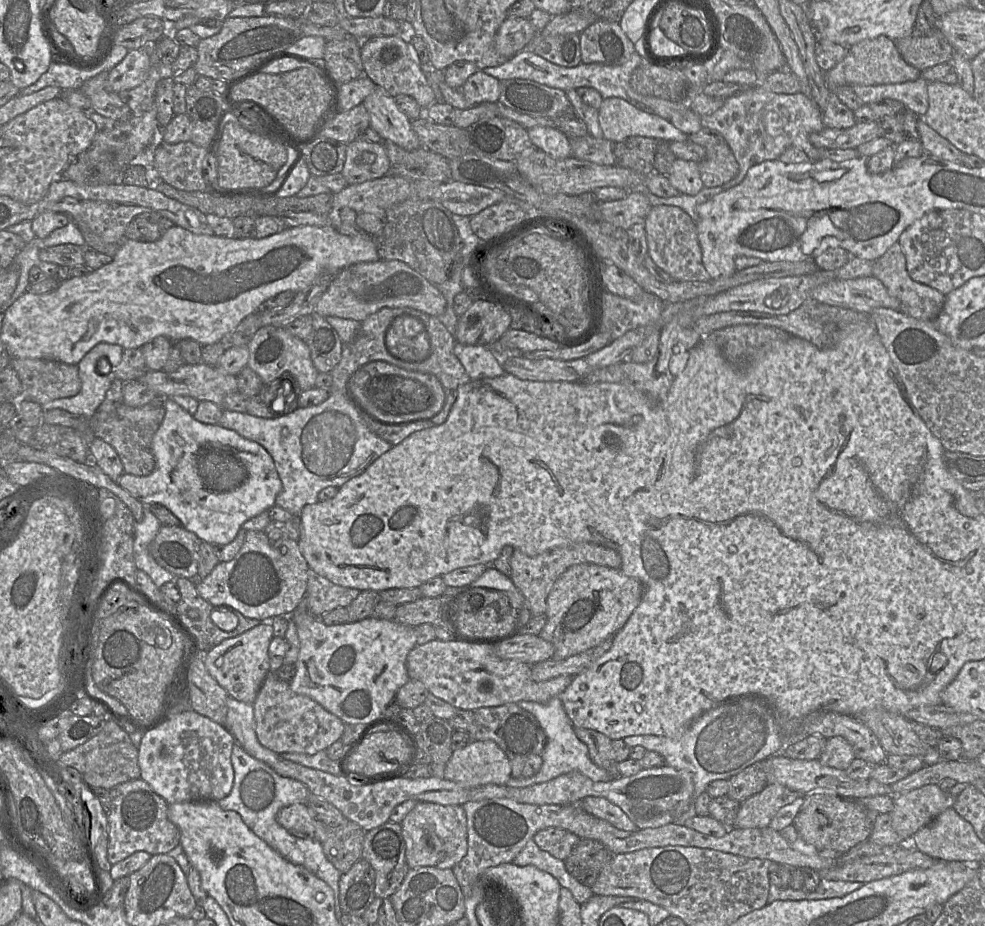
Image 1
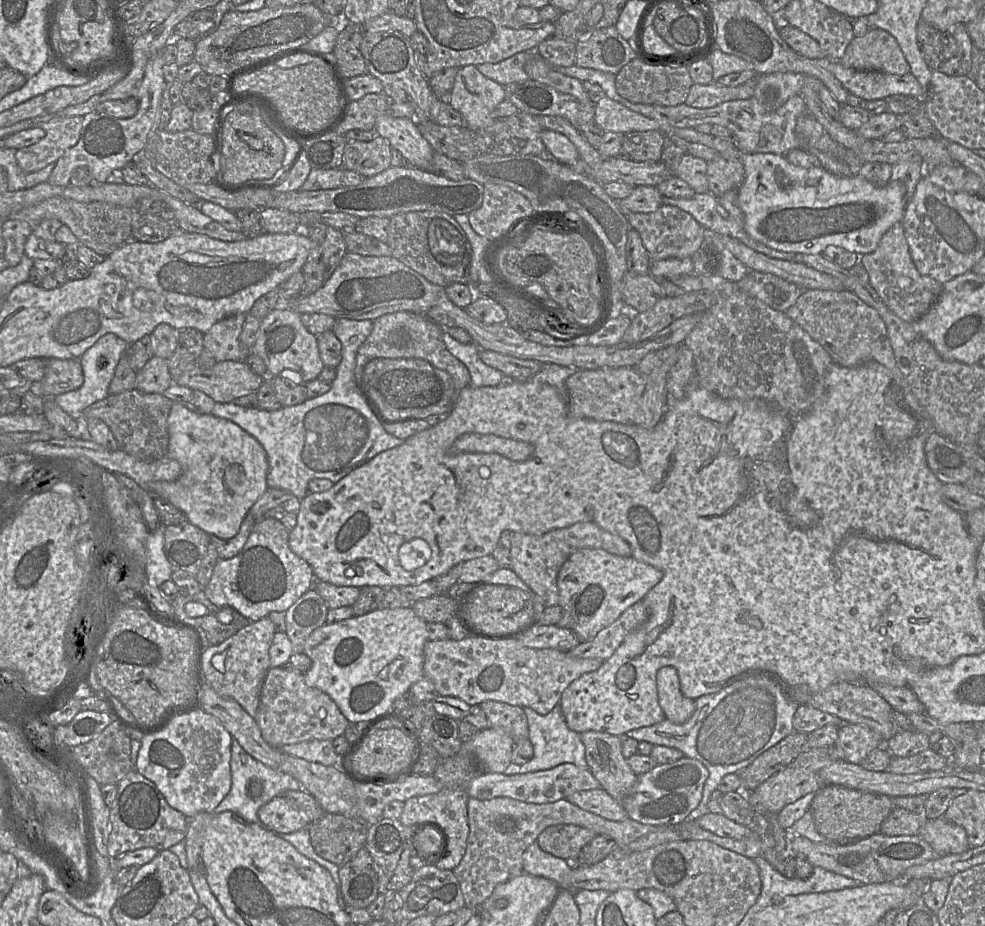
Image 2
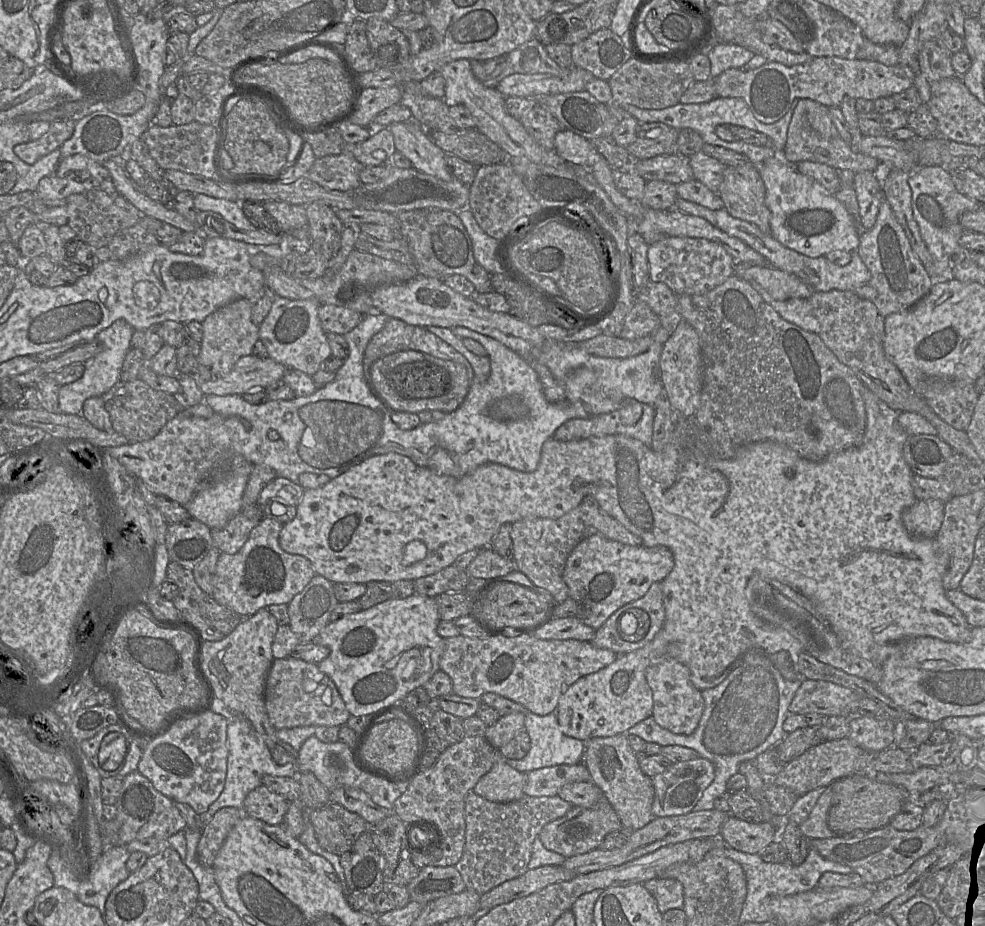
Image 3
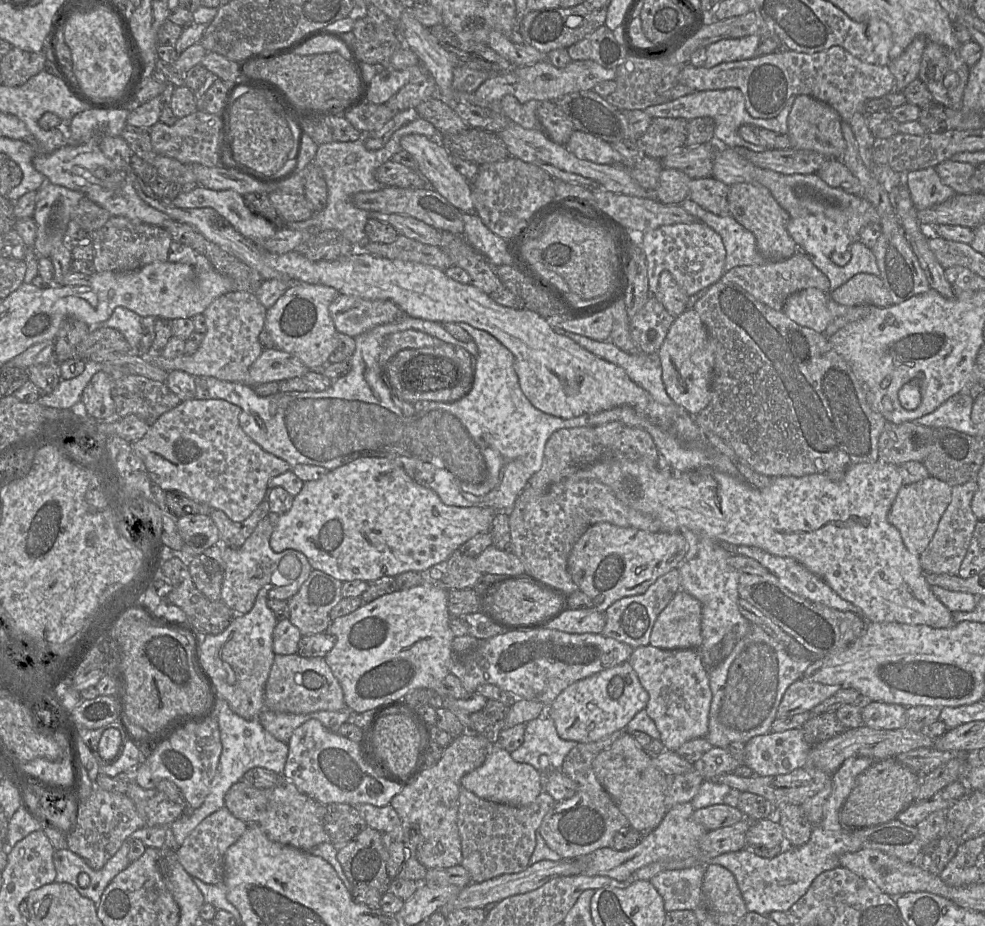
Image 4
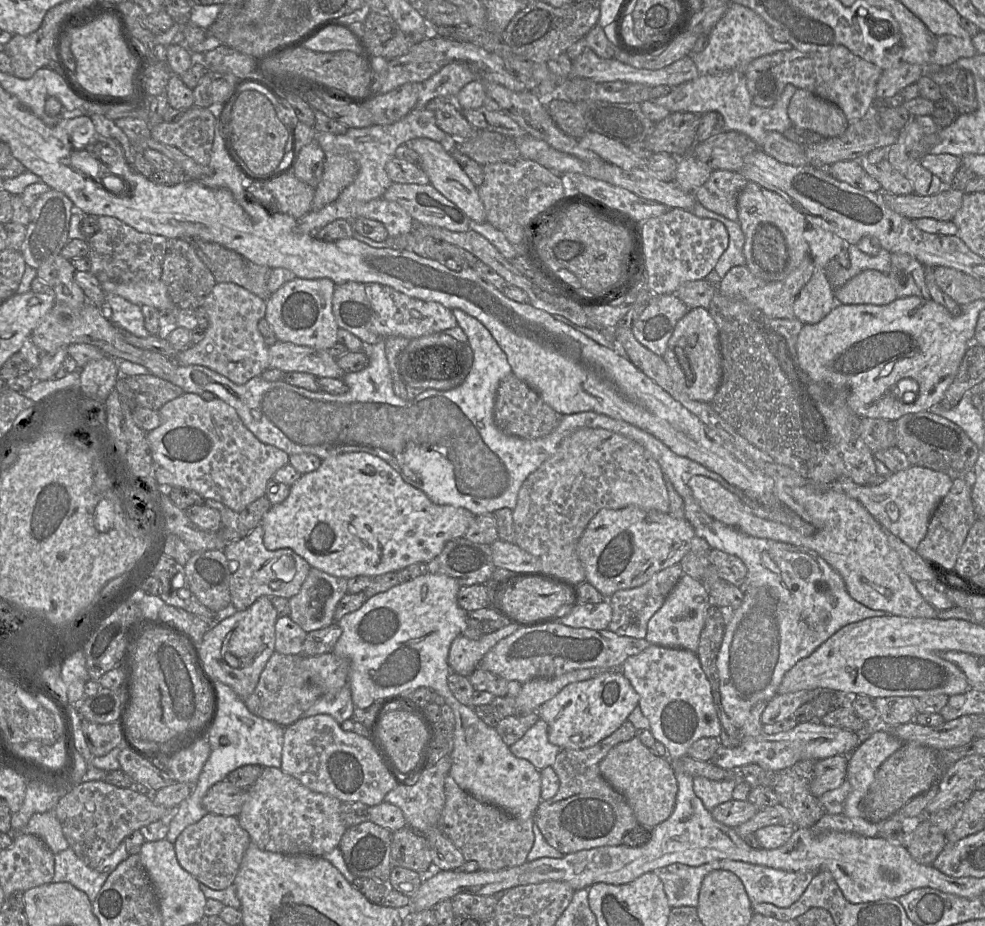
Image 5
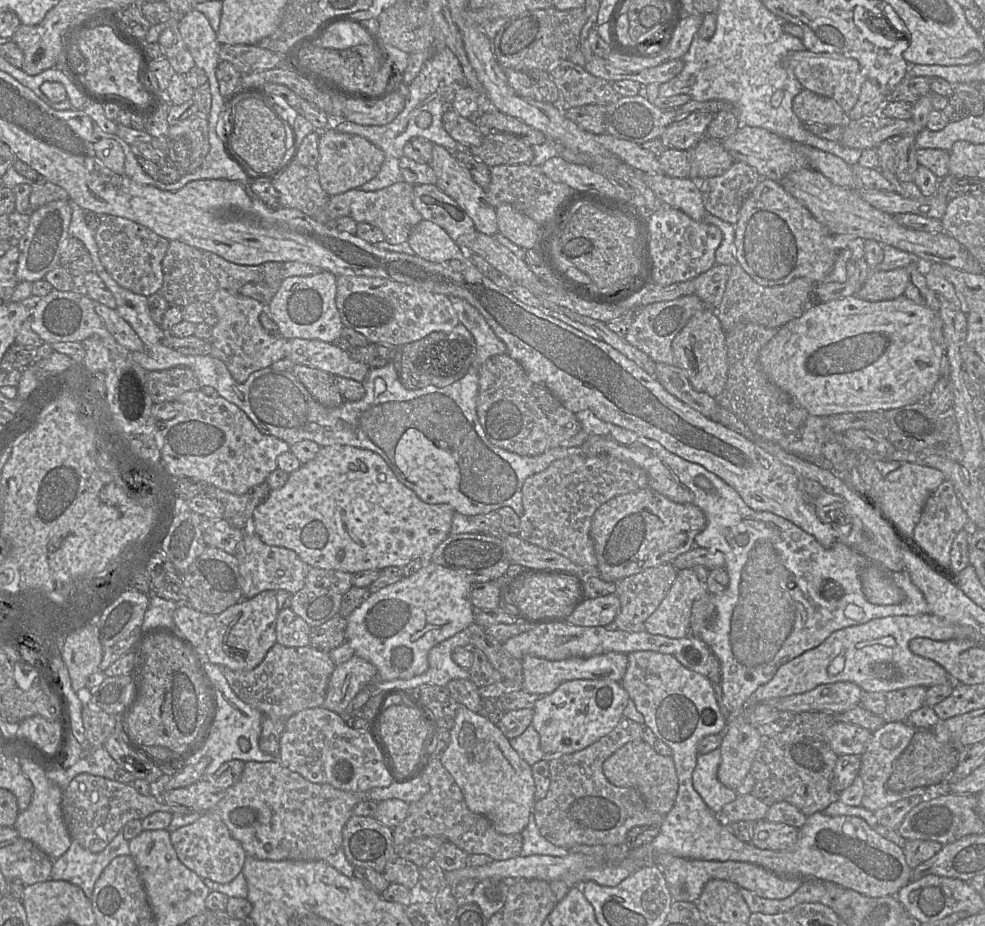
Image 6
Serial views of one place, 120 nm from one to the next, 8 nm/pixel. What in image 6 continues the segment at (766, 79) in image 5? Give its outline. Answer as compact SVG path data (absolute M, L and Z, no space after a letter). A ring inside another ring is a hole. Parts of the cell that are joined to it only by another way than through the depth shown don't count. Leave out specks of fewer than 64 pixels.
M806 49L792 51L786 57L786 65L793 70L803 88L834 99L845 113L855 106L862 85L868 80L866 71L856 59L839 53L815 53Z

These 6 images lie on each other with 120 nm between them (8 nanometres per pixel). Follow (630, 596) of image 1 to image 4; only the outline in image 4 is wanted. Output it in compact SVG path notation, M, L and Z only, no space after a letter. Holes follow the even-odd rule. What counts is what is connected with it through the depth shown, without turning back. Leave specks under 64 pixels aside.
M608 522L590 526L573 546L568 558L568 571L578 589L593 602L593 608L605 613L619 599L640 595L661 576L683 563L687 541L681 532L649 532L634 527L619 527Z

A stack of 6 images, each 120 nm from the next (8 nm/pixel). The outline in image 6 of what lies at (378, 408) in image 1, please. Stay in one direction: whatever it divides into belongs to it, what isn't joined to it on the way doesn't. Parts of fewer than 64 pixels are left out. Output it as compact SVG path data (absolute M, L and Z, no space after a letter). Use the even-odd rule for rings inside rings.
M433 332L401 347L401 382L404 386L409 389L419 389L429 385L444 387L466 374L474 360L473 348L470 343L458 347L457 341L443 341L448 338L449 335L444 332Z

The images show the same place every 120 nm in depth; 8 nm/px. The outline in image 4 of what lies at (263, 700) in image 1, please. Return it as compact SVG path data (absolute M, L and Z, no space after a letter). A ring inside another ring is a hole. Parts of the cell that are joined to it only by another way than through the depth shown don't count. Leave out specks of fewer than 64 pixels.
M299 654L277 655L265 685L265 708L276 713L308 714L338 711L346 707L344 693L325 657L307 658Z

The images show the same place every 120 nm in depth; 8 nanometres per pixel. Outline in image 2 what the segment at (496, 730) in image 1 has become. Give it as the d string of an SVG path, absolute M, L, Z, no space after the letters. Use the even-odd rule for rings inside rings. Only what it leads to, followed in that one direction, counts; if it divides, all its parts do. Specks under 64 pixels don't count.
M486 700L479 705L487 717L488 727L501 728L514 743L529 739L528 720L521 706L495 700Z

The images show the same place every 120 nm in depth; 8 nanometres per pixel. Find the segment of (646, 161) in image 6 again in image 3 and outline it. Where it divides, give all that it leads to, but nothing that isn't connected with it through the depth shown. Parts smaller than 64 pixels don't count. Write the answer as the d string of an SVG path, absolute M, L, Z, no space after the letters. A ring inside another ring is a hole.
M566 129L556 133L554 146L564 162L572 166L591 169L602 156L590 140Z

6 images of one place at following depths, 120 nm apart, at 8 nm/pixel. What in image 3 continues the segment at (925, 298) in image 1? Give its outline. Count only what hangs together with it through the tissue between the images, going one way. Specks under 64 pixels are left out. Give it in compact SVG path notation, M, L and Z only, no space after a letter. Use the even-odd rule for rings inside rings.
M885 199L880 206L874 227L862 231L858 252L871 272L869 284L877 291L873 303L884 317L915 305L930 291L935 282L913 251L903 227Z

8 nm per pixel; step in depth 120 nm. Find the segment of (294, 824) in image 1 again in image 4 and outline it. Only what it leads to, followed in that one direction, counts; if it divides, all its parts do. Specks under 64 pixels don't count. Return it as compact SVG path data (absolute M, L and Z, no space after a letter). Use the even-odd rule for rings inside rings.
M239 781L231 786L224 797L226 807L236 818L247 824L258 824L267 807L267 791Z

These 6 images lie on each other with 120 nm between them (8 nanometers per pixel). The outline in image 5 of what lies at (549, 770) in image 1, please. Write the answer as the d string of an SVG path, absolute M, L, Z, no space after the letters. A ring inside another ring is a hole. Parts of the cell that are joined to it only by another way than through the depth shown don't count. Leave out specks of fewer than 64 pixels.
M539 719L516 743L510 746L511 753L532 763L539 771L554 764L558 753L563 750L548 739L547 723Z

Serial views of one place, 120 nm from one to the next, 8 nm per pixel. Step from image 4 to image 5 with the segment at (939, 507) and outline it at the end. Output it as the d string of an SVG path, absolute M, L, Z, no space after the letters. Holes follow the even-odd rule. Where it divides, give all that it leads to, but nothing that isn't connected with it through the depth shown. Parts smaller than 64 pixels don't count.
M910 466L879 479L872 485L861 485L852 479L843 477L831 483L829 490L839 490L859 501L875 520L911 549L916 550L927 534L929 521L945 495L952 486L952 479L945 473L929 468Z

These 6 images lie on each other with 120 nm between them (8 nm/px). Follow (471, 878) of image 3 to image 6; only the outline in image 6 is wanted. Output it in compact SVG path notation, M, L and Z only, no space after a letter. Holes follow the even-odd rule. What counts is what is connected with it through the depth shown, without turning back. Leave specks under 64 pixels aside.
M432 758L425 774L429 782L429 791L418 801L409 803L406 818L392 830L393 845L396 851L412 839L440 836L469 855L486 854L493 861L520 856L523 843L521 833L500 834L485 816L471 812L465 803L461 789L442 765L440 759Z

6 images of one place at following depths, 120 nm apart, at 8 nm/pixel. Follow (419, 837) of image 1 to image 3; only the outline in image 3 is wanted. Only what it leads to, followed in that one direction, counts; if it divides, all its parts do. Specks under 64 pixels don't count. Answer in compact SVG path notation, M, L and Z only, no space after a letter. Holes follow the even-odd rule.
M465 736L444 750L432 767L422 770L409 784L404 785L403 793L394 802L393 813L406 825L410 824L410 829L431 824L439 836L437 843L411 849L410 859L416 867L455 866L461 859L466 829L465 796L498 761L505 761L505 758L484 736Z

